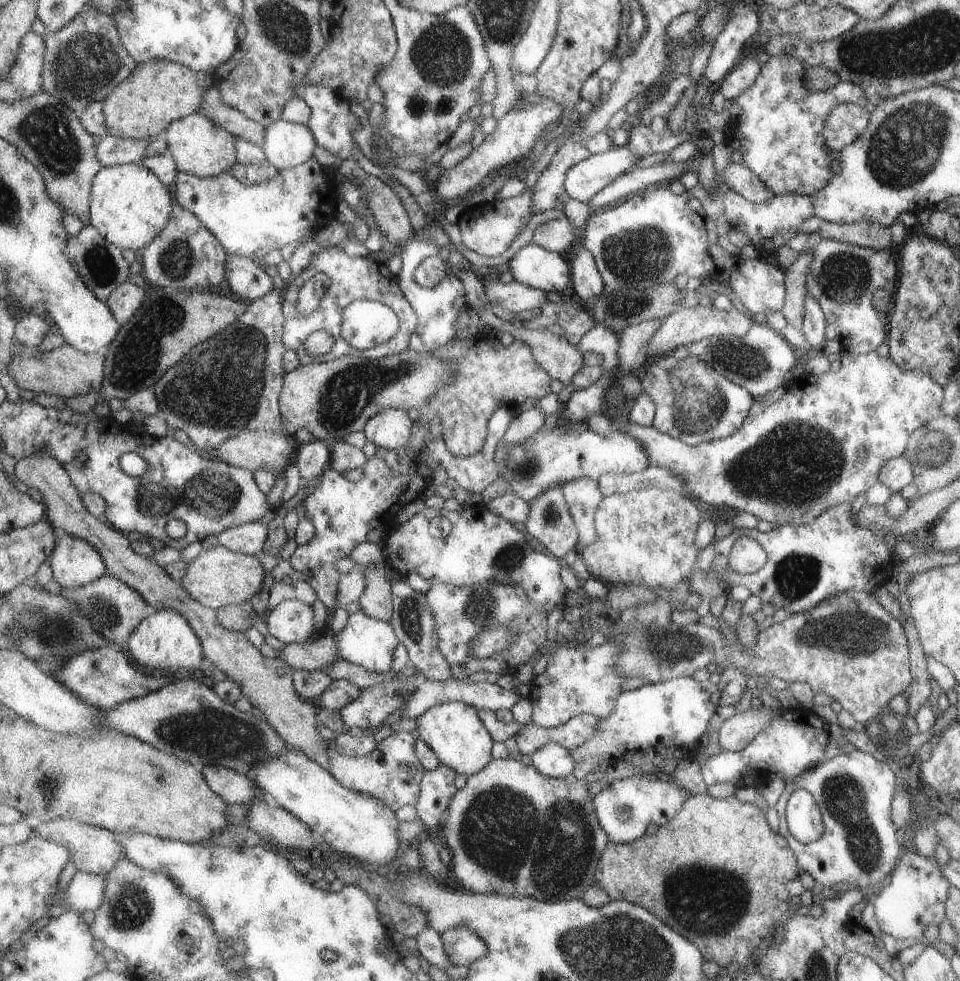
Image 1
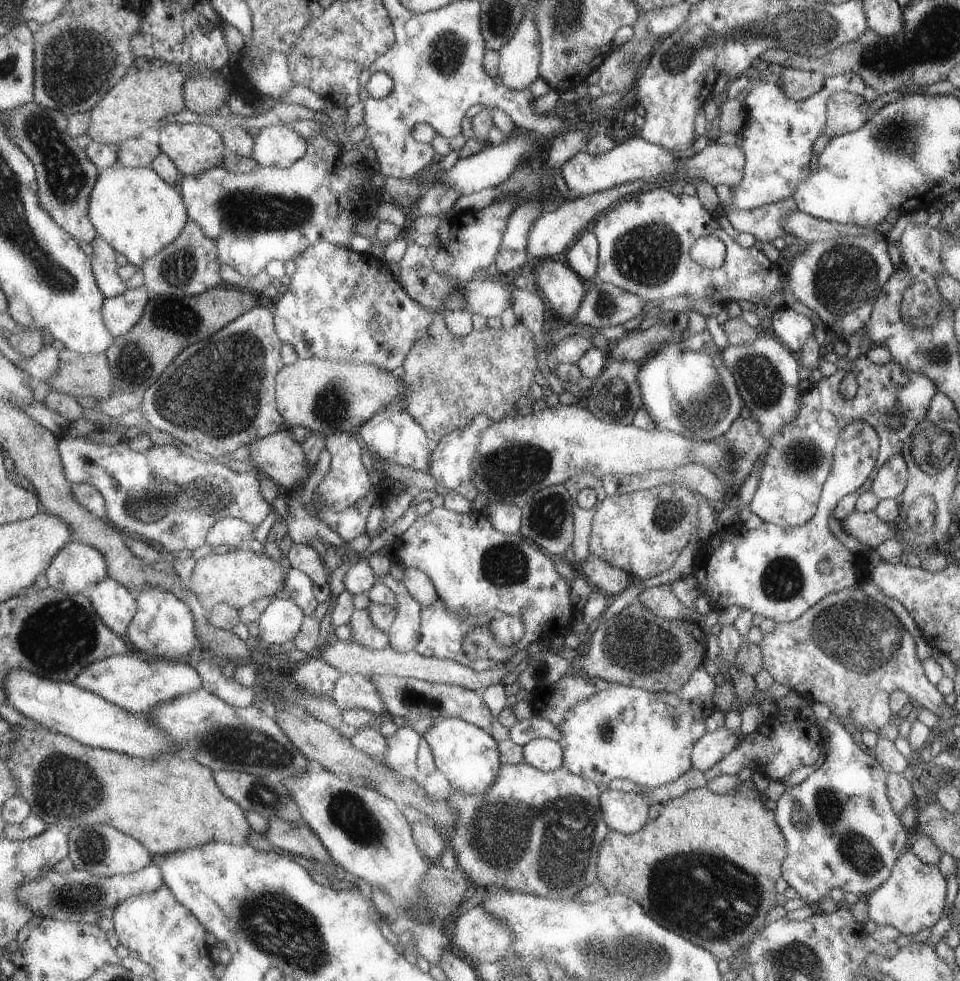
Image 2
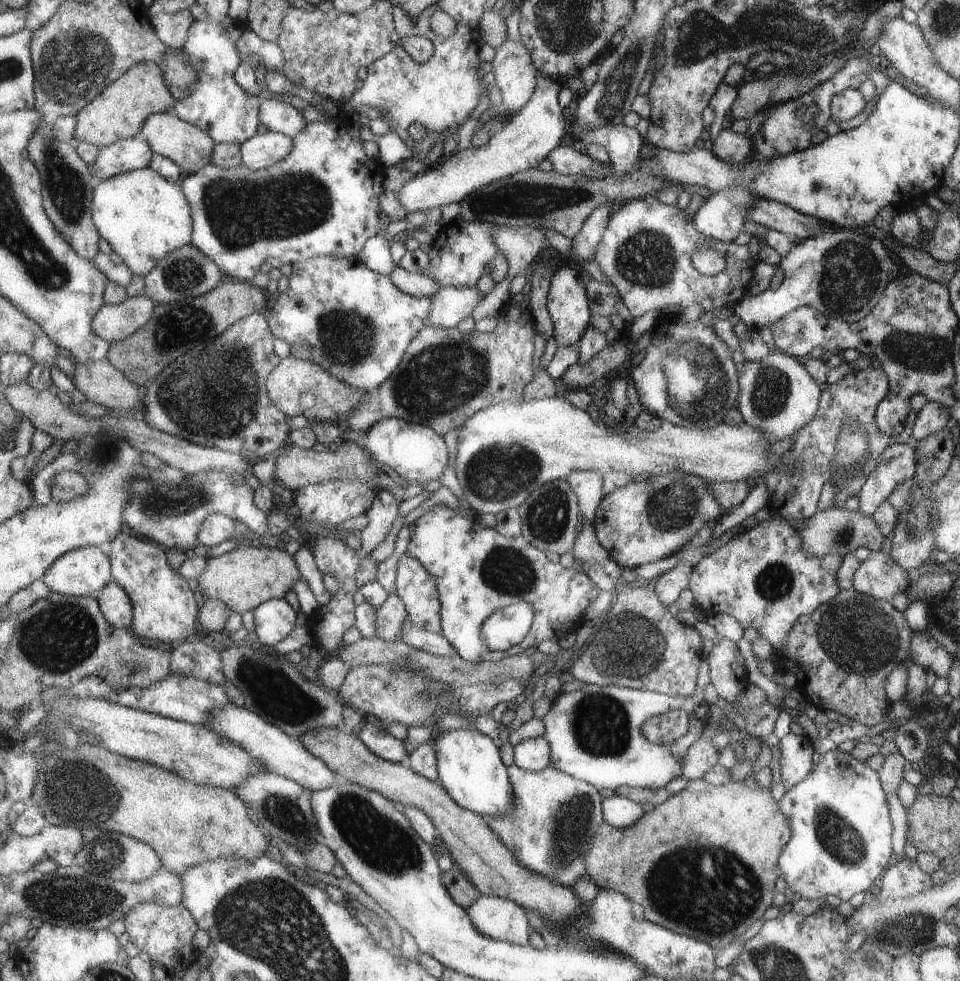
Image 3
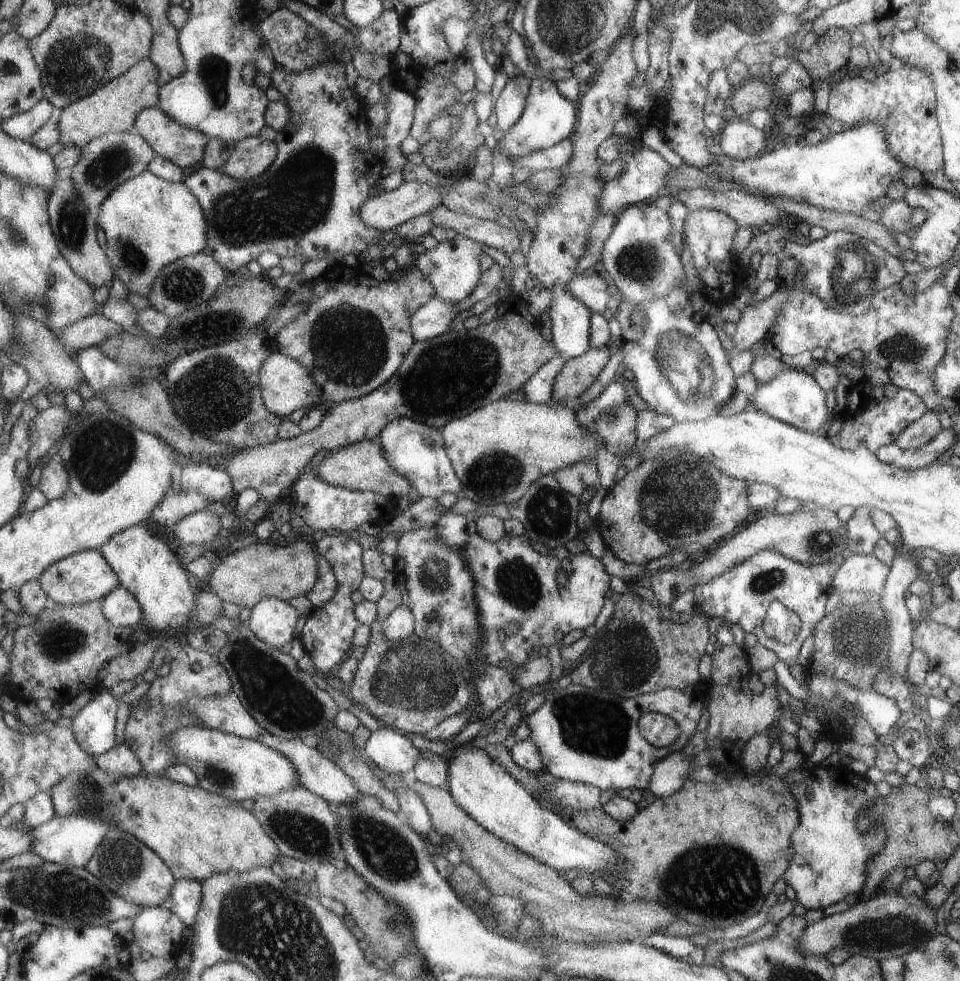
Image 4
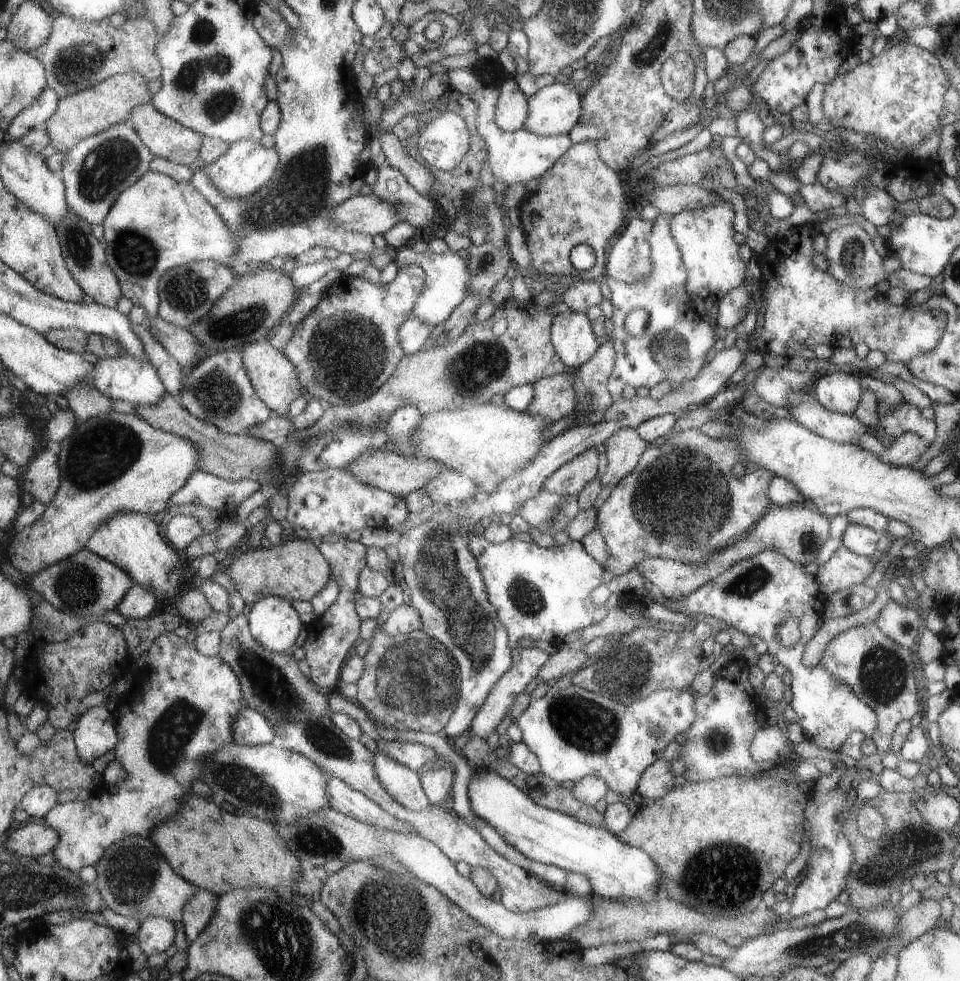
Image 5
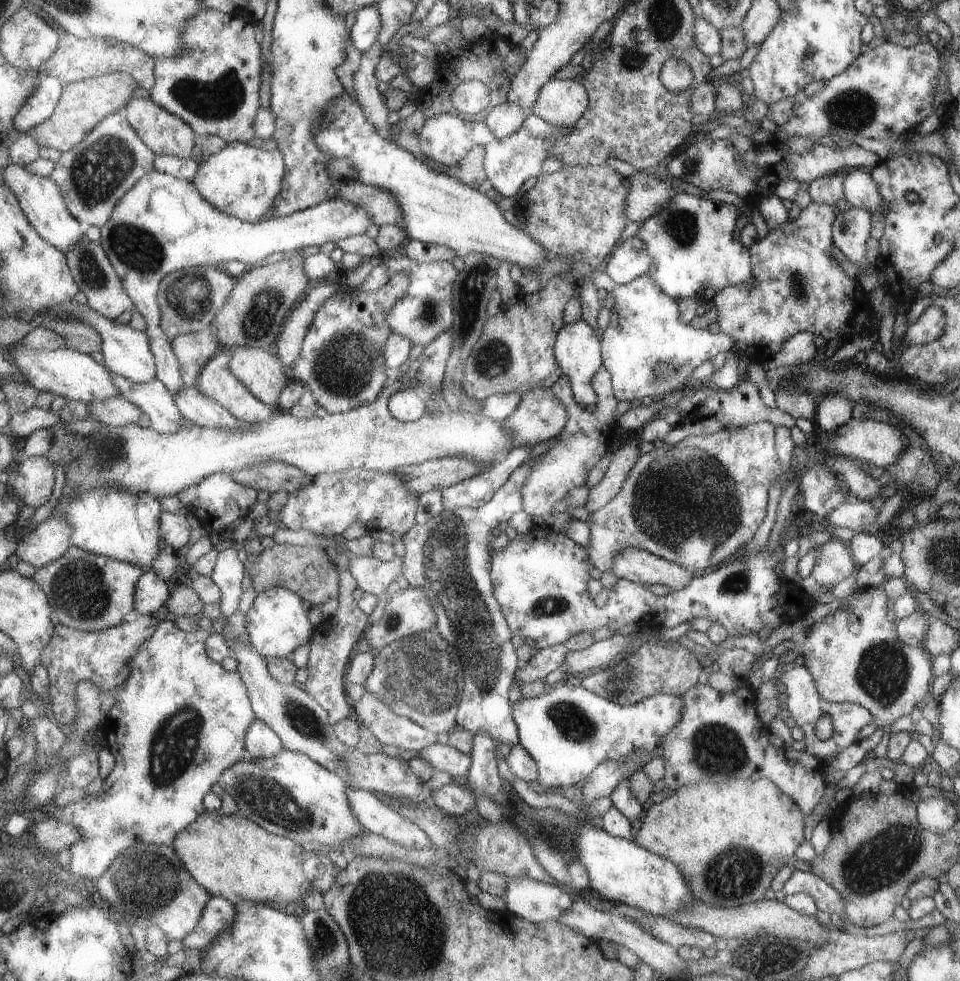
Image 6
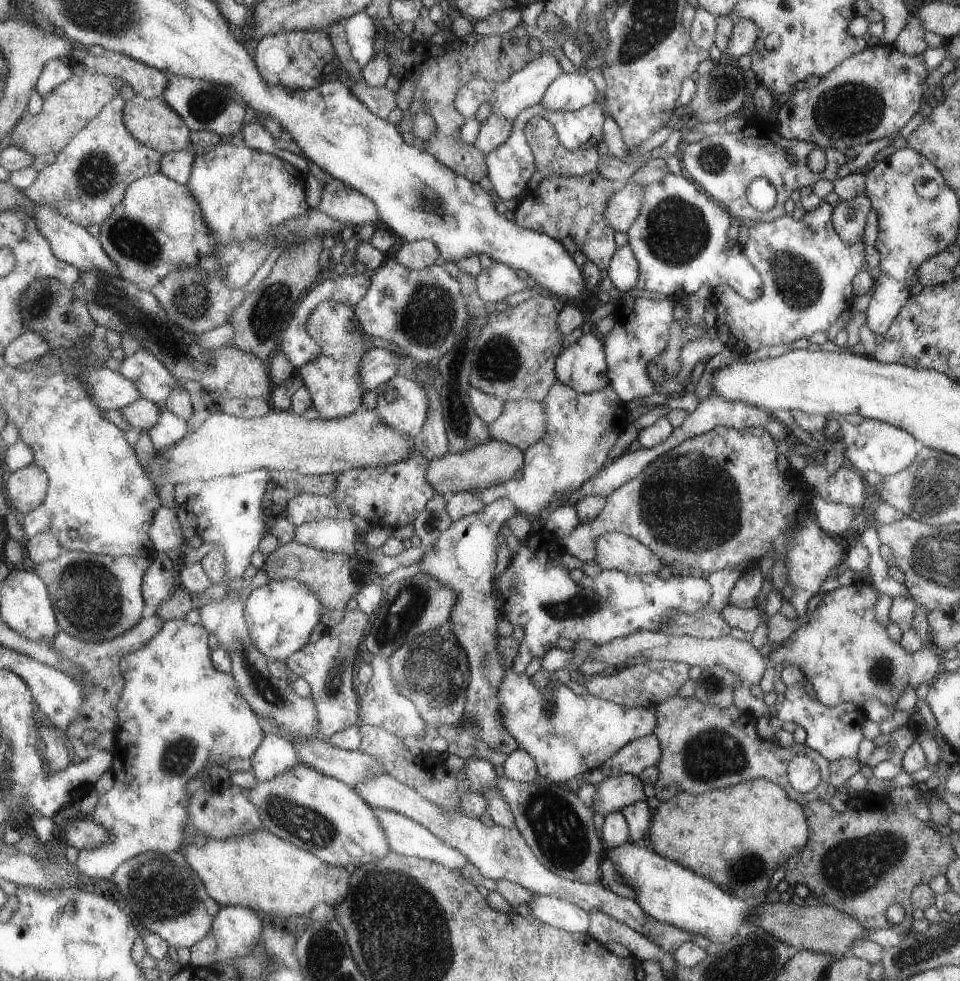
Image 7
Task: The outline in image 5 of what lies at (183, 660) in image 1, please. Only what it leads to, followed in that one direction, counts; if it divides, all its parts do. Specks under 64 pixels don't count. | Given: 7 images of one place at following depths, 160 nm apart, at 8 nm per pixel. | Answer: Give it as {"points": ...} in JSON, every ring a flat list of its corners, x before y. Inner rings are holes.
{"points":[[126,512,114,514,110,521,103,523,91,537,86,547,109,562,120,566,134,580,135,585,151,589,158,599,169,599,171,602,179,596,179,584,186,559,177,554,173,545,159,534,159,526,147,513]]}

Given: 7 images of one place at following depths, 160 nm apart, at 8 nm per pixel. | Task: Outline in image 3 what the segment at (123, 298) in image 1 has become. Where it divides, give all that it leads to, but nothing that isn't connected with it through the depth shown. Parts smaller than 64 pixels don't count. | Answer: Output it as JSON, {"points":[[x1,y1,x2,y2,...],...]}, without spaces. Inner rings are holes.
{"points":[[127,297,122,303,105,303,92,322,93,330,106,341,120,342,142,329,154,316,157,303,150,297]]}

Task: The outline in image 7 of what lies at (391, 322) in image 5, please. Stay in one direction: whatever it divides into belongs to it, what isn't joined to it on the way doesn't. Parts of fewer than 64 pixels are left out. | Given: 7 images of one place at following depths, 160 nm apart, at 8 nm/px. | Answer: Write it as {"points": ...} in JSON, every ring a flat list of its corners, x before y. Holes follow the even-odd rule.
{"points":[[334,300,322,302,310,314,306,327,310,335,322,346,322,356,298,371,304,384,311,391,314,408,323,420,349,417,361,408,363,396,367,391,360,379,360,364,369,352,365,348,373,342,374,336,360,323,356,315,356,306]]}

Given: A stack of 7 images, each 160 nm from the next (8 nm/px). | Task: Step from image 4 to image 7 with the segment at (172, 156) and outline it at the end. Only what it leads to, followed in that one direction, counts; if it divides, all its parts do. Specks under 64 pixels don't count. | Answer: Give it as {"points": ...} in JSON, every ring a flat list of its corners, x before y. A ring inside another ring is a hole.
{"points":[[136,94,126,101,123,116,133,137,163,154,191,147,192,130,186,126,183,117,176,110,172,110,161,97,148,99]]}

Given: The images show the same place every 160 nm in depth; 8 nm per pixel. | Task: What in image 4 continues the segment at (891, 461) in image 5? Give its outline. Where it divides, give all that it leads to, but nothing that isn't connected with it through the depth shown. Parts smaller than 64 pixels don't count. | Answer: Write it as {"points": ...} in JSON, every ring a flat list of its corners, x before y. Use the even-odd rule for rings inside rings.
{"points":[[925,411,907,428,904,428,894,442,899,448,914,449,931,440,939,431,939,417,935,411]]}

